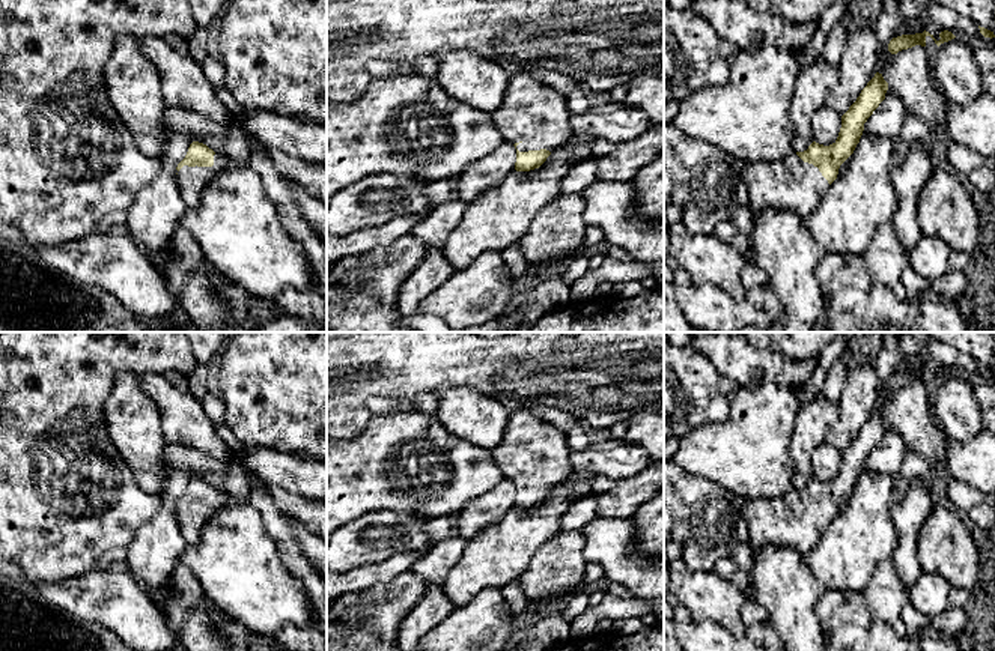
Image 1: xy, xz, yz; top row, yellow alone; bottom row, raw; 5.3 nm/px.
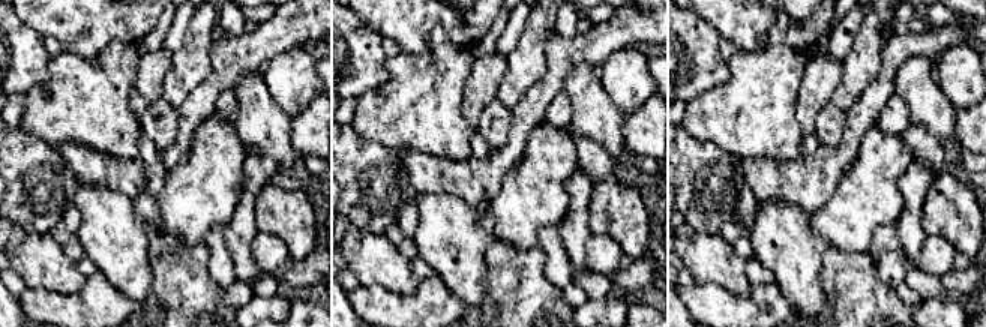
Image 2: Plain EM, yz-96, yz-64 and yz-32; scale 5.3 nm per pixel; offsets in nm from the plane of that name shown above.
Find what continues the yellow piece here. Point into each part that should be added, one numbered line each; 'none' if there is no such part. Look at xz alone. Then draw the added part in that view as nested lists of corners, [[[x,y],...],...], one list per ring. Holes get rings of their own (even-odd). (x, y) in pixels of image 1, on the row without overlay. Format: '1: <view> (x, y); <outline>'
1: xz (533, 450); [[[531,409],[509,410],[509,418],[501,444],[491,451],[492,459],[503,477],[510,481],[518,481],[519,489],[546,486],[554,489],[564,483],[572,474],[569,463],[569,445],[566,433],[542,421],[537,412]]]

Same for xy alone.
1: xy (191, 517); [[[220,490],[214,492],[212,504],[184,502],[176,511],[176,520],[185,543],[190,546],[197,544],[206,520],[229,504],[229,496]]]

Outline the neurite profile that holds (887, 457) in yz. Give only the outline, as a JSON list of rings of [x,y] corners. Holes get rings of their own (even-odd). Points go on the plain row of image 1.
[[[894,430],[887,433],[864,460],[864,471],[879,475],[899,477],[906,454],[903,438]]]

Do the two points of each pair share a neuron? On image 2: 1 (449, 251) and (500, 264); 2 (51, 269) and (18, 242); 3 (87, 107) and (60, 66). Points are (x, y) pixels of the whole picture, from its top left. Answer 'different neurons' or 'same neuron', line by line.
1: different neurons
2: same neuron
3: same neuron

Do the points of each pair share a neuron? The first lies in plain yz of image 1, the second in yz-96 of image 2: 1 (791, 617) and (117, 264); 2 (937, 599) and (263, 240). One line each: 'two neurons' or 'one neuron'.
1: one neuron
2: one neuron

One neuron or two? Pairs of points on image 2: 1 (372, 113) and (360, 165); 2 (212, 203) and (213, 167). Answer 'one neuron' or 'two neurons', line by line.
1: two neurons
2: one neuron

